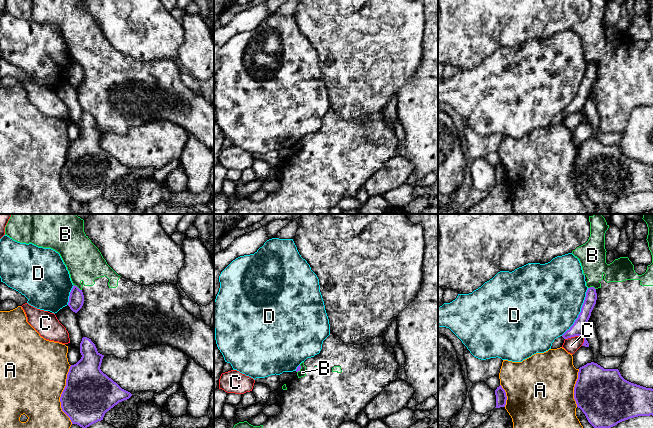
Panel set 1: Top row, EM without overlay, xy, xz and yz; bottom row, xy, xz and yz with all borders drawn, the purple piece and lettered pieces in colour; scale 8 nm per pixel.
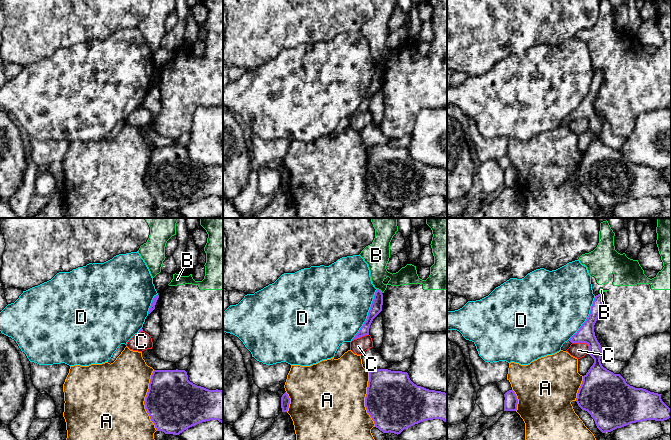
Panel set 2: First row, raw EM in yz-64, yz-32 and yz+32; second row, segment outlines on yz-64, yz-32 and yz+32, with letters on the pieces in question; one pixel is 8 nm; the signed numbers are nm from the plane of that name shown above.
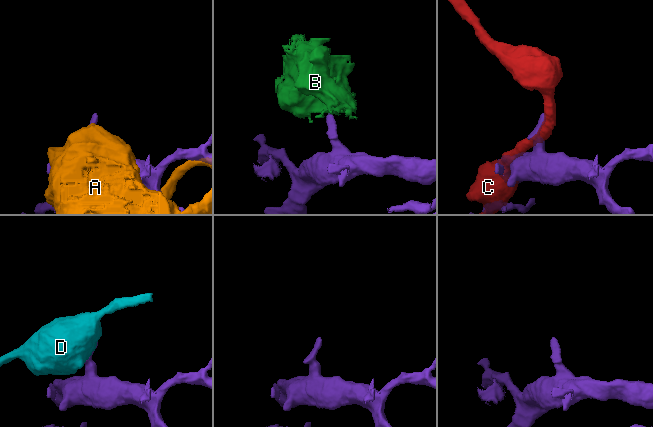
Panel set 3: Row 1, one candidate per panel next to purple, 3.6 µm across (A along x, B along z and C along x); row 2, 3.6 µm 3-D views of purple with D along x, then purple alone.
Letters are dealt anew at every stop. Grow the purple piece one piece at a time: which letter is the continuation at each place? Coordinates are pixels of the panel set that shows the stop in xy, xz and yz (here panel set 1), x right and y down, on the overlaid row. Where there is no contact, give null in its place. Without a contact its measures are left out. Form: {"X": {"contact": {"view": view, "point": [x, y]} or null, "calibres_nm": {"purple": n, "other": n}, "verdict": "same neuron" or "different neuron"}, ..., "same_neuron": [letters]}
{"A": {"contact": {"view": "xy", "point": [61, 394]}, "calibres_nm": {"purple": 400, "other": 500}, "verdict": "different neuron"}, "B": {"contact": {"view": "xy", "point": [77, 287]}, "calibres_nm": {"purple": 130, "other": 300}, "verdict": "different neuron"}, "C": {"contact": {"view": "yz", "point": [576, 335]}, "calibres_nm": {"purple": 110, "other": 120}, "verdict": "different neuron"}, "D": {"contact": {"view": "yz", "point": [580, 312]}, "calibres_nm": {"purple": 110, "other": 480}, "verdict": "different neuron"}, "same_neuron": []}

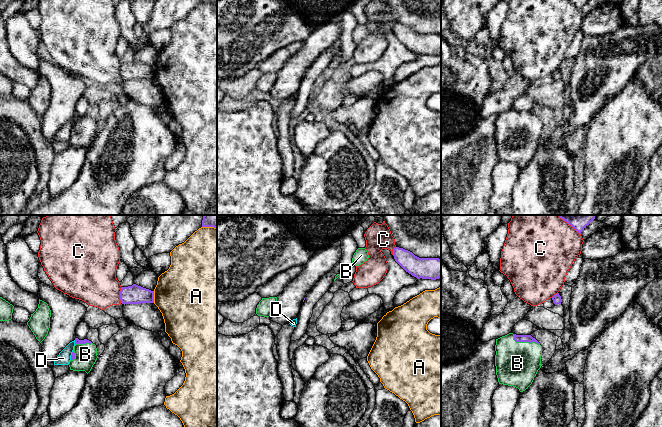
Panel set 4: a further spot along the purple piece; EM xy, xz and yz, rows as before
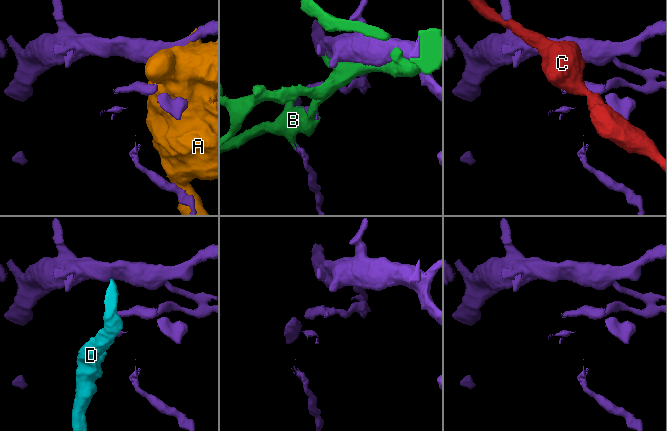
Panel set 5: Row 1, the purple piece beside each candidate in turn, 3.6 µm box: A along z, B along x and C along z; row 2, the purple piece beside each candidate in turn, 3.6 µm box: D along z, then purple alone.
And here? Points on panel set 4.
{"A": {"contact": {"view": "xy", "point": [153, 297]}, "calibres_nm": {"purple": 150, "other": 480}, "verdict": "different neuron"}, "B": {"contact": {"view": "yz", "point": [524, 341]}, "calibres_nm": {"purple": 60, "other": 360}, "verdict": "same neuron"}, "C": {"contact": {"view": "xy", "point": [120, 295]}, "calibres_nm": {"purple": 150, "other": 380}, "verdict": "different neuron"}, "D": {"contact": {"view": "xy", "point": [75, 342]}, "calibres_nm": {"purple": 50, "other": 110}, "verdict": "different neuron"}, "same_neuron": ["B"]}

